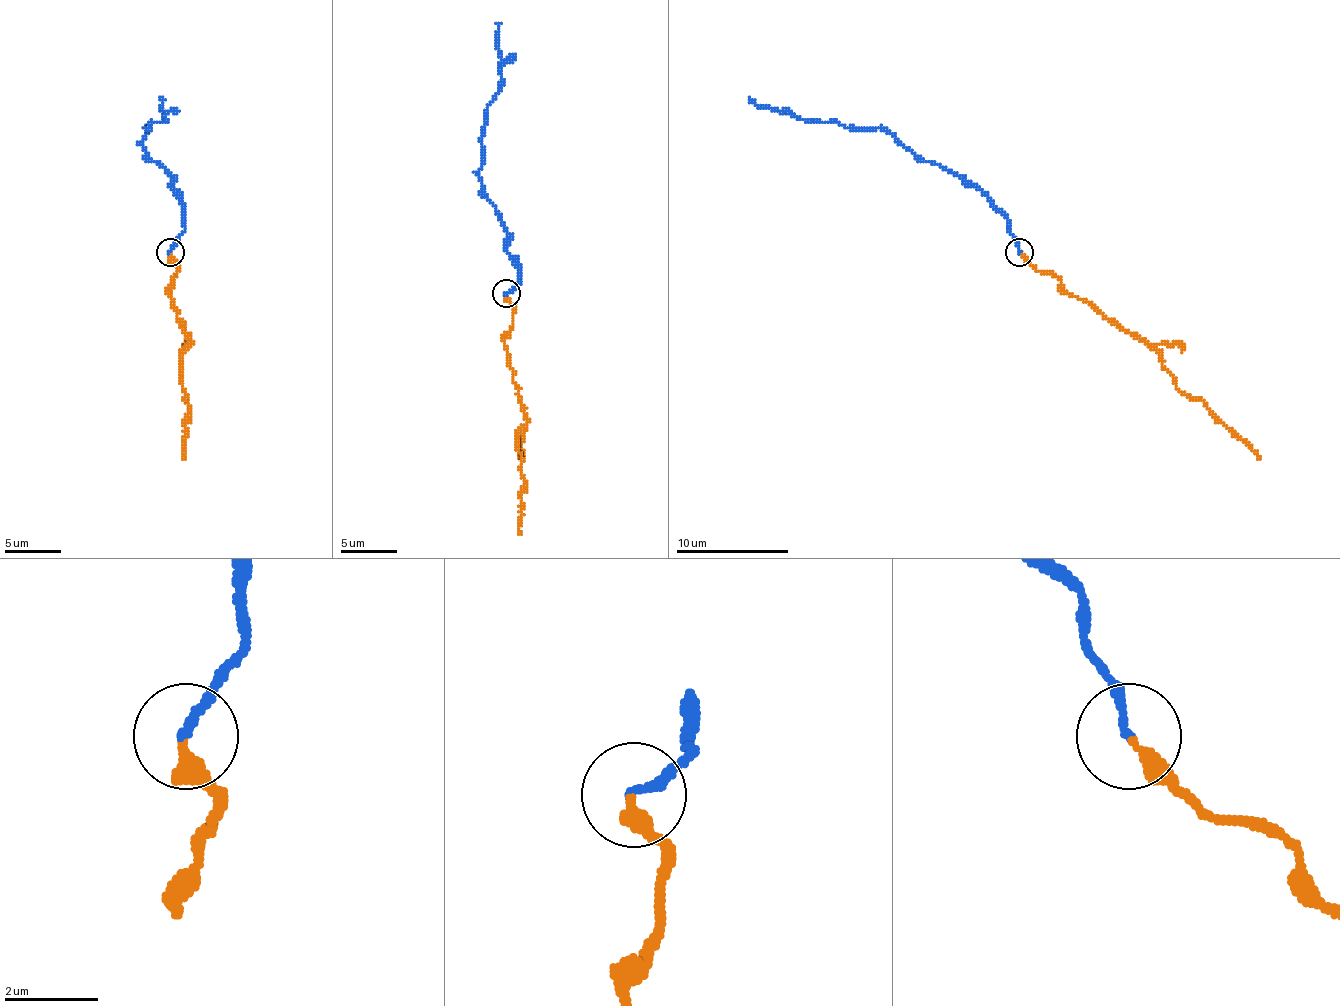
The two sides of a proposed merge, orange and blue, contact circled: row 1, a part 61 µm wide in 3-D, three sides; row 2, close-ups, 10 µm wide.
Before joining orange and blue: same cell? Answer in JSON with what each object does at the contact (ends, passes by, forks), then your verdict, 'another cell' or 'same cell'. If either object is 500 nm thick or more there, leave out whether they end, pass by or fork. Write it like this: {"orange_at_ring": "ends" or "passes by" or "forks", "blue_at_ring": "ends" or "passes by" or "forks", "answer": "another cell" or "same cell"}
{"orange_at_ring": "ends", "blue_at_ring": "ends", "answer": "same cell"}

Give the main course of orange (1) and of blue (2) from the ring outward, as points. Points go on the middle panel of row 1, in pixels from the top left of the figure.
1: (507, 293), (512, 312), (512, 323), (504, 343), (507, 365), (526, 422), (518, 430), (524, 480), (521, 534)
2: (507, 293), (521, 281), (521, 267), (507, 253), (482, 163), (484, 113), (501, 71), (496, 23)

